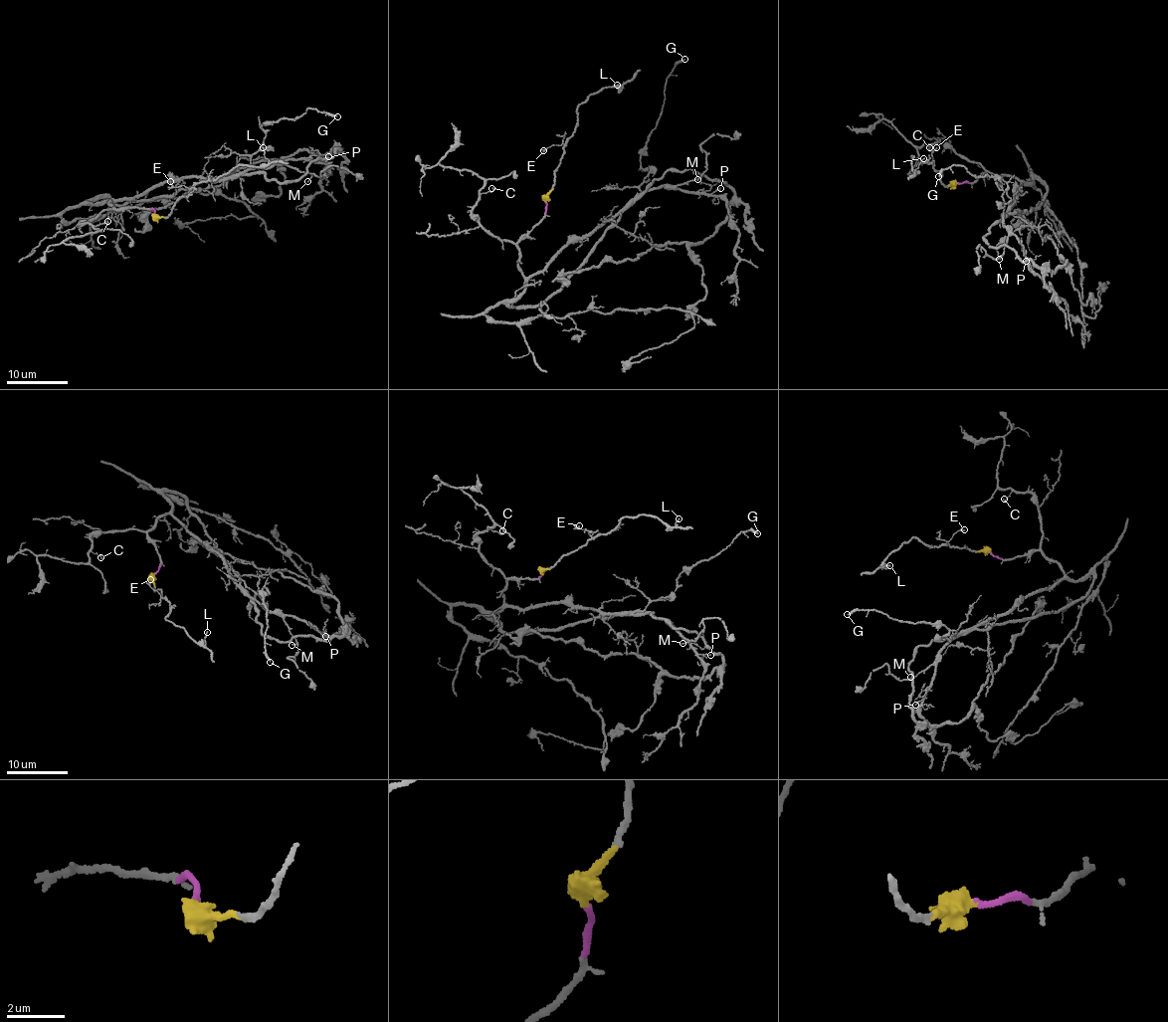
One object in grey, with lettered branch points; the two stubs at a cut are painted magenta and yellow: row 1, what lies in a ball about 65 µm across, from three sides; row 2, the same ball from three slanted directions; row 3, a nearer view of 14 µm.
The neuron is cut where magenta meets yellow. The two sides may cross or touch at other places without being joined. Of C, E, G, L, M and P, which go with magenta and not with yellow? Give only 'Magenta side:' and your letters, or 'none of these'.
Magenta side: C, G, M, P

